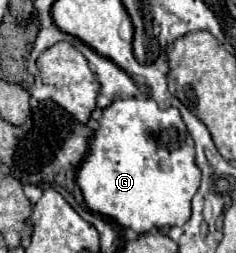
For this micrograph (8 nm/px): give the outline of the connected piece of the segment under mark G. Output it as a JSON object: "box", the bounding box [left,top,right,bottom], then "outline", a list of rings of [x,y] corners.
{"box":[75,98,201,234],"outline":[[[115,98],[103,110],[99,128],[95,130],[89,152],[77,168],[75,180],[83,192],[85,204],[117,222],[121,228],[131,228],[137,234],[163,226],[181,226],[191,216],[191,198],[199,190],[201,170],[195,164],[195,144],[185,128],[177,108],[161,110],[151,98]]]}

